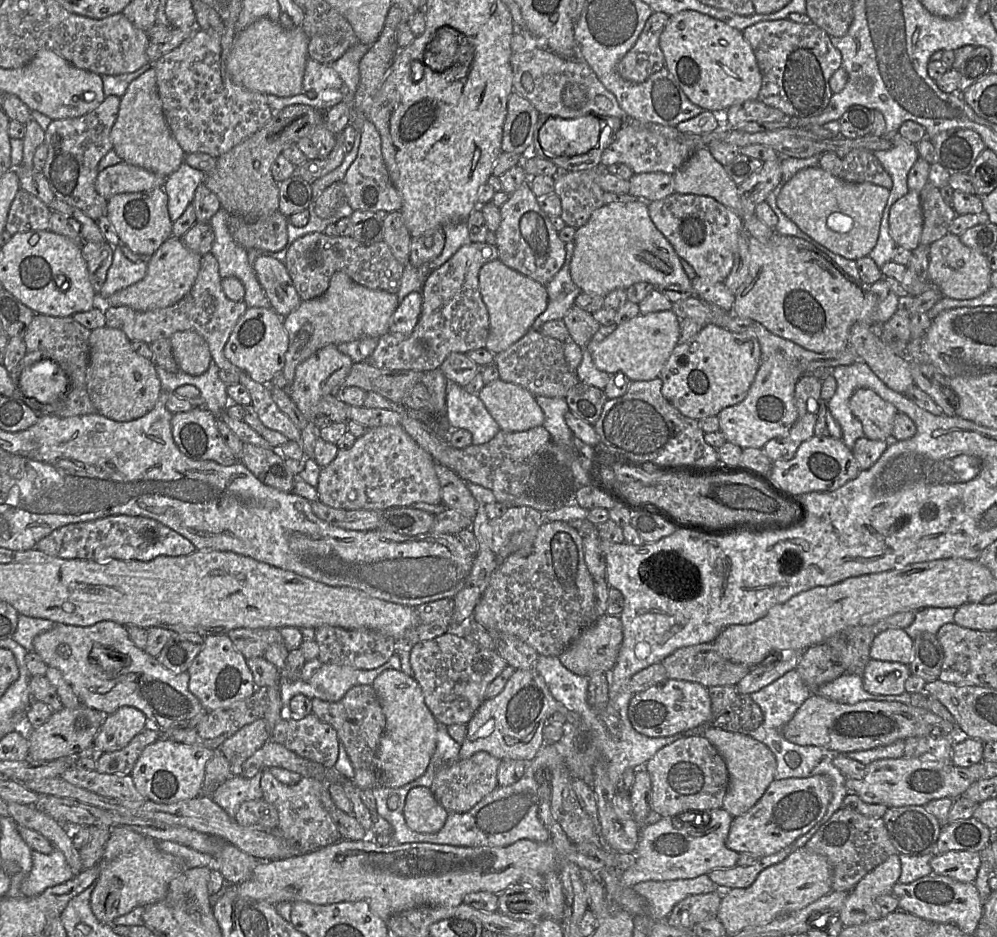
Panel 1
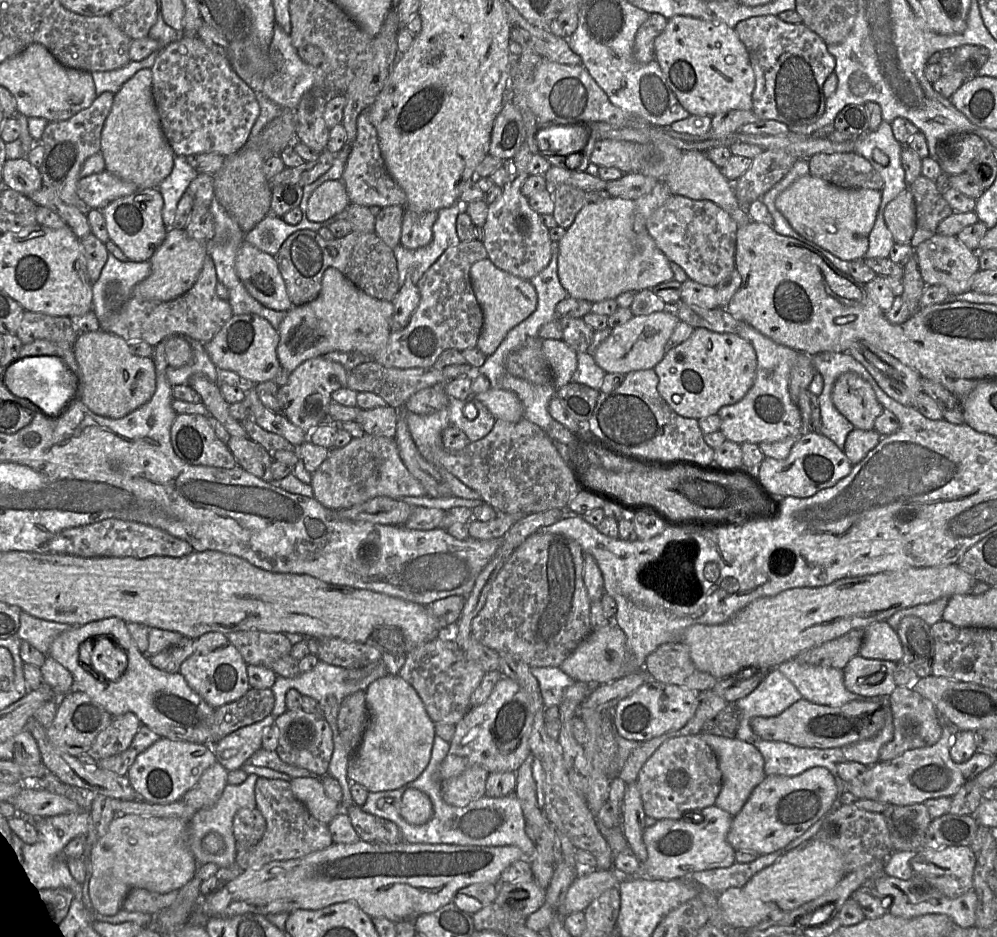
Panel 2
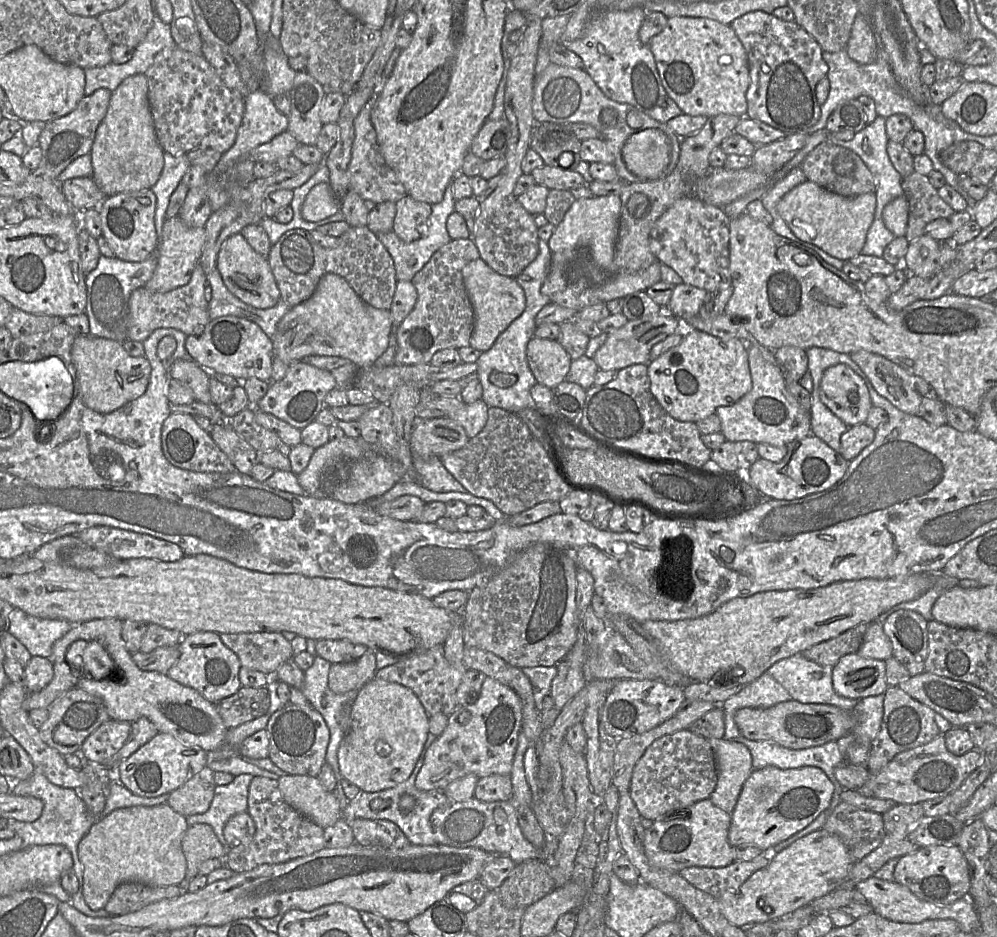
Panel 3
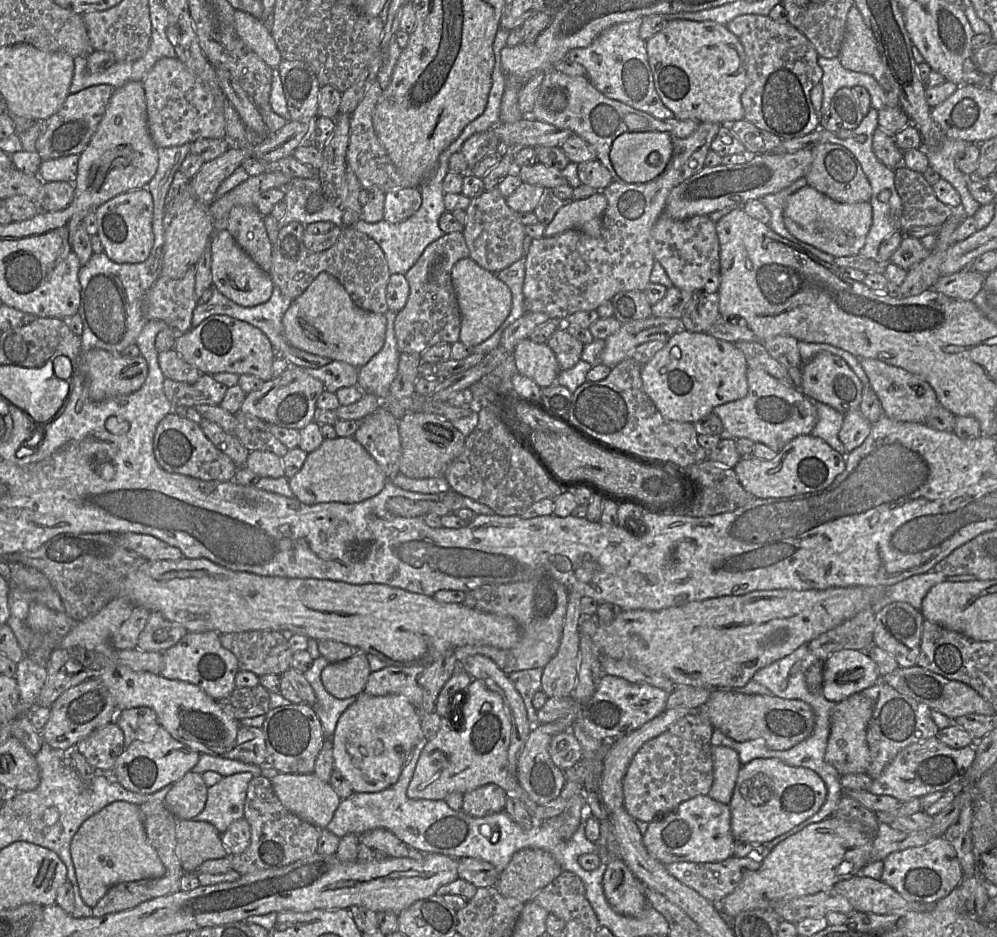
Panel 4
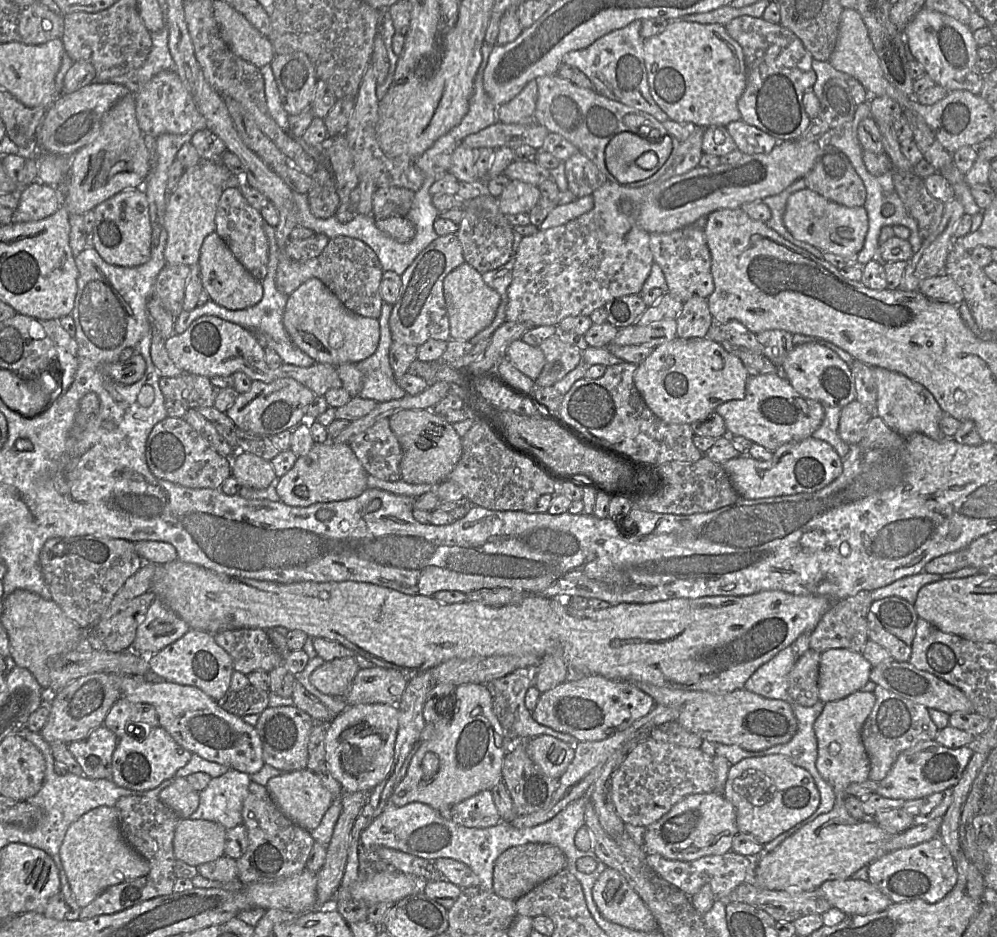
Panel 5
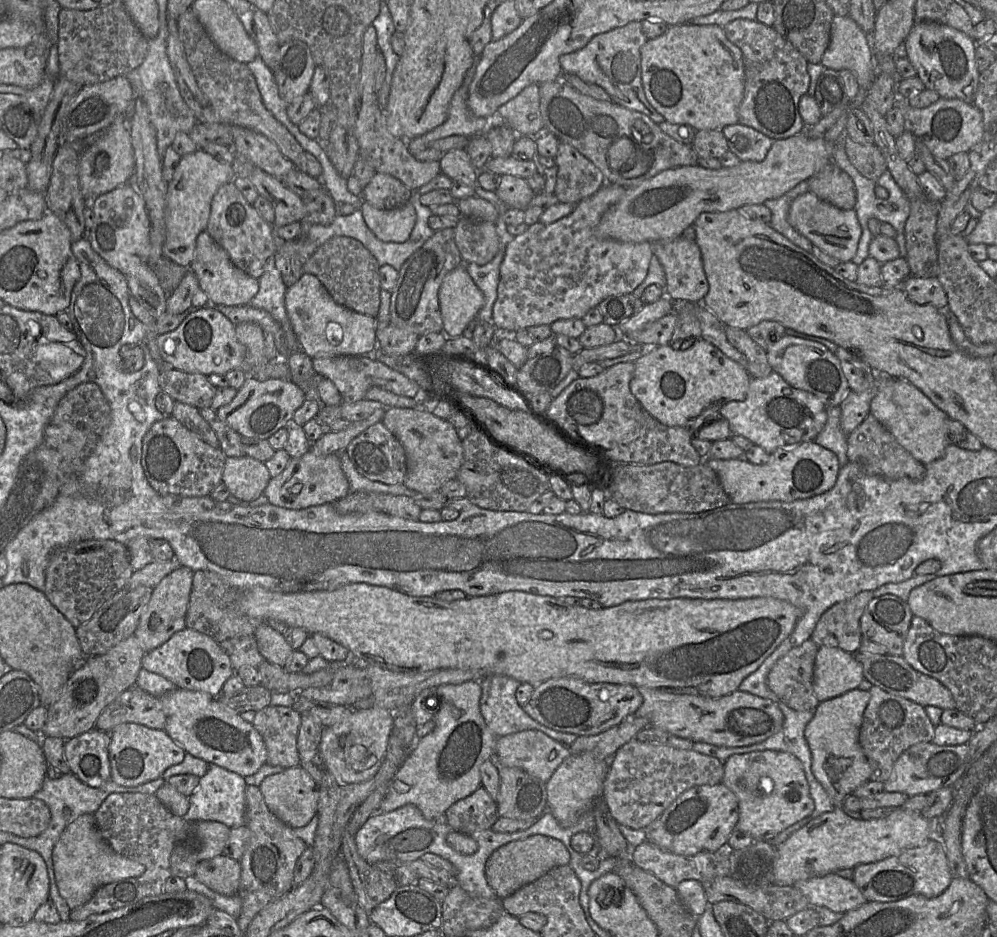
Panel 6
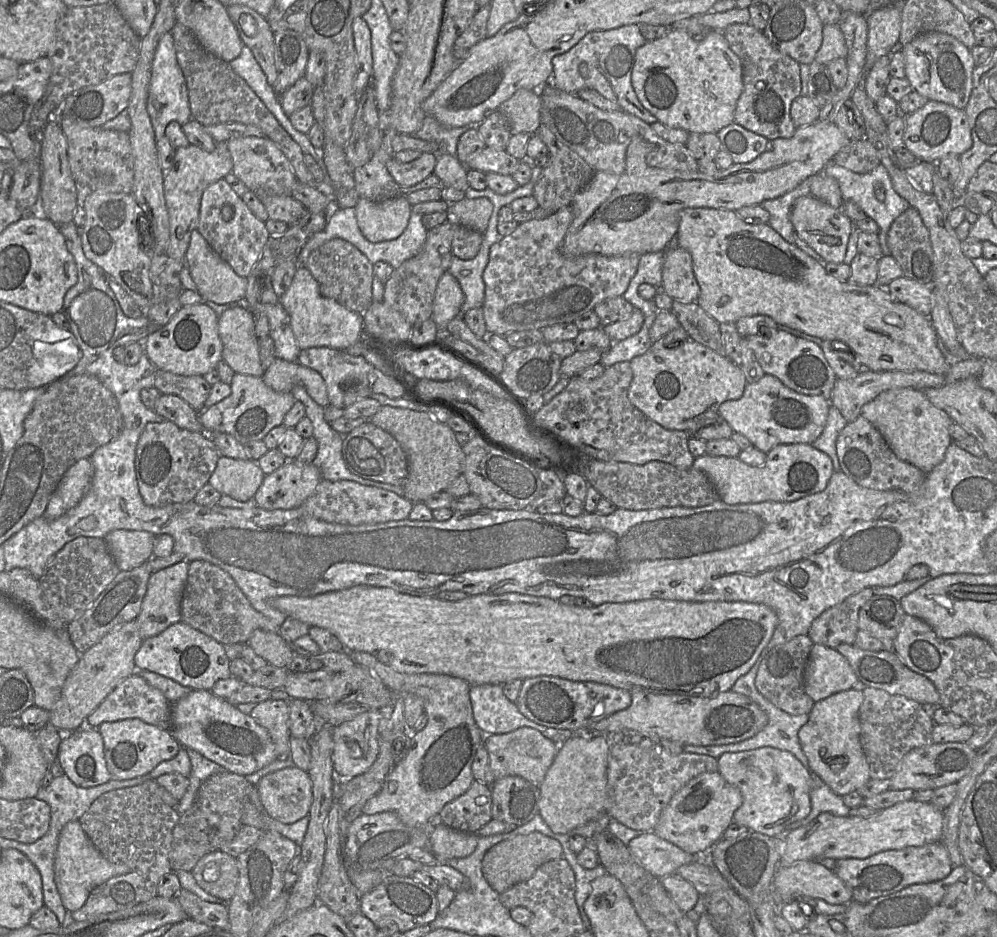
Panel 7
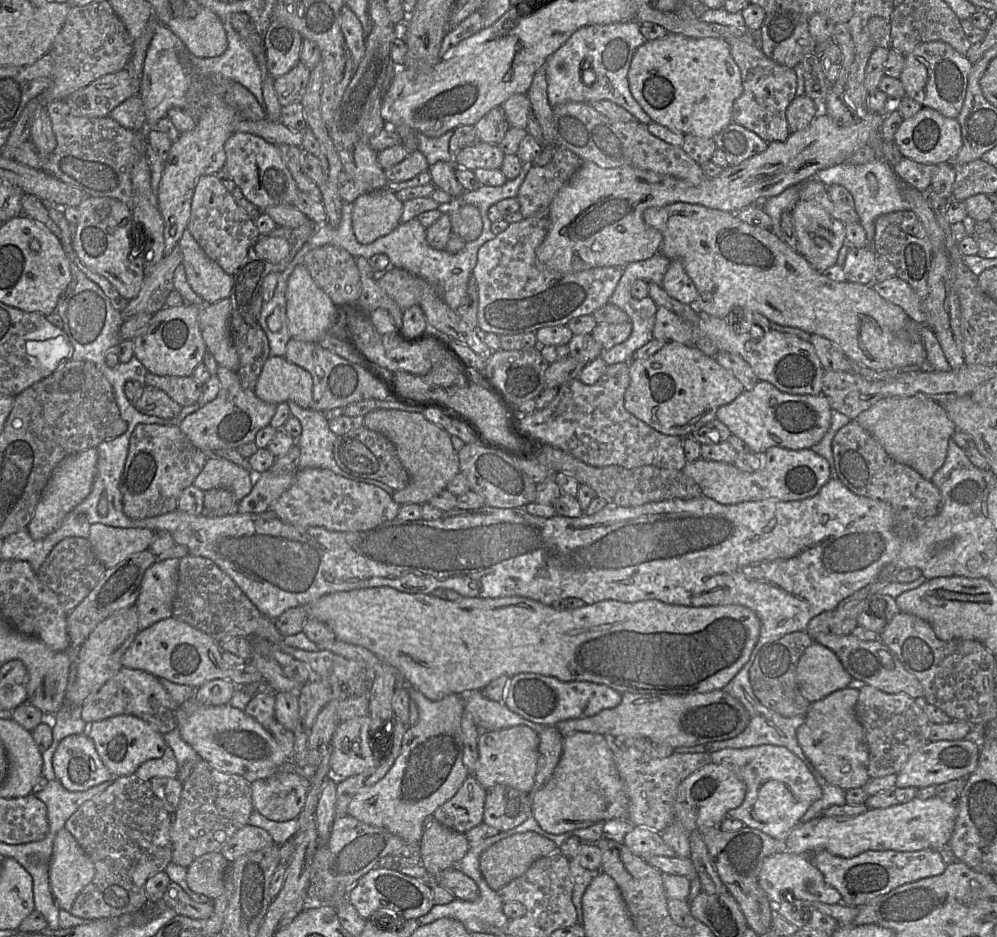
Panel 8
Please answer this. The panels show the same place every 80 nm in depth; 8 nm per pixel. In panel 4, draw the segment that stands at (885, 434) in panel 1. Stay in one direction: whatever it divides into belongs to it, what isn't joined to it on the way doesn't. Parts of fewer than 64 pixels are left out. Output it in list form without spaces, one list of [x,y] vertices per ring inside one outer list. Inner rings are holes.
[[[821,351],[801,366],[801,374],[798,389],[811,400],[829,405],[842,414],[860,409],[863,384],[841,357]]]

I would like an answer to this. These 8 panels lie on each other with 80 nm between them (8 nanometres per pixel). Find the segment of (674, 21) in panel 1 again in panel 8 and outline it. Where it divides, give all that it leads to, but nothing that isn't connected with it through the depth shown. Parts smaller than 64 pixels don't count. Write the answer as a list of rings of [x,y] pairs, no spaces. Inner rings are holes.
[[[668,32],[663,38],[647,40],[633,55],[628,71],[629,87],[633,97],[650,116],[661,124],[684,135],[714,138],[732,123],[732,107],[743,92],[741,72],[732,57],[730,45],[719,38],[689,38]]]

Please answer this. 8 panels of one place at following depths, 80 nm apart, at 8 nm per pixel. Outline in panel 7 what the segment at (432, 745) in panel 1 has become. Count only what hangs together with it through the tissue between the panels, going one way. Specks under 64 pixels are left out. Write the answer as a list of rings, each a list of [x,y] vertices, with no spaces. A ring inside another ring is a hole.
[[[368,710],[354,719],[334,726],[334,768],[339,780],[362,775],[374,764],[379,754],[378,710]]]

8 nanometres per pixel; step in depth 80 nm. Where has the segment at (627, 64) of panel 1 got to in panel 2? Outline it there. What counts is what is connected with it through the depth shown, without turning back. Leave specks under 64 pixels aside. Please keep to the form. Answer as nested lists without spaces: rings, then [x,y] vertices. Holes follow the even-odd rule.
[[[650,13],[649,18],[639,27],[634,40],[633,54],[637,62],[647,64],[655,59],[654,41],[667,25],[668,19],[660,13]]]

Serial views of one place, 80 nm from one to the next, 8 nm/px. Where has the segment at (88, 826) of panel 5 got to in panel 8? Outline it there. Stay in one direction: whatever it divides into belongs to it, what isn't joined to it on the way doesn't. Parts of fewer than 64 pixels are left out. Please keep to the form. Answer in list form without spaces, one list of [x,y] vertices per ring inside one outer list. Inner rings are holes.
[[[62,828],[55,839],[50,886],[60,909],[70,911],[82,889],[93,879],[95,866],[74,836]]]

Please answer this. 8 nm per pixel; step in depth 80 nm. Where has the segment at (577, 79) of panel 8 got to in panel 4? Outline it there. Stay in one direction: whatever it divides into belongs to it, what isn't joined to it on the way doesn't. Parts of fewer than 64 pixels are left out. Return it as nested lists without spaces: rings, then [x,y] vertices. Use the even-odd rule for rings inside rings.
[[[643,17],[614,25],[602,32],[589,46],[571,49],[567,58],[584,66],[587,71],[587,78],[598,91],[608,98],[619,100],[660,120],[667,120],[673,118],[674,113],[665,106],[655,89],[652,70],[648,61],[646,41],[639,36],[642,22]]]

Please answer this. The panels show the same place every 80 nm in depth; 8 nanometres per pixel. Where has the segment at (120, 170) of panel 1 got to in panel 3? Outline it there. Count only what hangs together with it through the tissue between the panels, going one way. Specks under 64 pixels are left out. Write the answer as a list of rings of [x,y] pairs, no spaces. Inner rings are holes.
[[[91,177],[68,179],[60,183],[61,190],[74,209],[99,209],[108,198]]]

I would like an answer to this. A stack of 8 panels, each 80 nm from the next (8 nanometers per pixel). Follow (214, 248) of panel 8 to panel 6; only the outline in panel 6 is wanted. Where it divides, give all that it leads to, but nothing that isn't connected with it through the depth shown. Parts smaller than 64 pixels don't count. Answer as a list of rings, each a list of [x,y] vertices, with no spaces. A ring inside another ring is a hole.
[[[233,183],[221,186],[213,197],[206,232],[228,253],[236,267],[258,280],[266,271],[270,257],[275,255],[279,239],[273,225],[262,218]]]

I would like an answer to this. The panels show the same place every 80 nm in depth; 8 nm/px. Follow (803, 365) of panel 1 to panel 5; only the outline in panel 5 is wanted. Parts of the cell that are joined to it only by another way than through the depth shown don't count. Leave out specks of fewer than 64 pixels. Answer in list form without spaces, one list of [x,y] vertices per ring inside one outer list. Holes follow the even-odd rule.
[[[782,372],[749,375],[742,400],[719,405],[715,413],[725,422],[728,436],[743,436],[774,452],[778,447],[810,437],[824,419],[824,405],[800,395]]]

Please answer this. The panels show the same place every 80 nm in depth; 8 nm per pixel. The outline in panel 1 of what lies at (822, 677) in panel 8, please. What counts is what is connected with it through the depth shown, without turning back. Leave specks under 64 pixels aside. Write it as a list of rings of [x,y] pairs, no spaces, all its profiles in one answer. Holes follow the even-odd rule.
[[[870,659],[861,677],[864,689],[871,694],[901,695],[911,674],[909,665]]]

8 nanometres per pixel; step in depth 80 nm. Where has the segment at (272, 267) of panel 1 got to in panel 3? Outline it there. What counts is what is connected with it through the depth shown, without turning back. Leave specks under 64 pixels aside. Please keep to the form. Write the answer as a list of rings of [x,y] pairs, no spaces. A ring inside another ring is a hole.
[[[235,234],[224,242],[218,253],[216,267],[228,290],[242,302],[255,308],[267,309],[280,301],[280,289],[268,258],[257,253],[242,234]]]

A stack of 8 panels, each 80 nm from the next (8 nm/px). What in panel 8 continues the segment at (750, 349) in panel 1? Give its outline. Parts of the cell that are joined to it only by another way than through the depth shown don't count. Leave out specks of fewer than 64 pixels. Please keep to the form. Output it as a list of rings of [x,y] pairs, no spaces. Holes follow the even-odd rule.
[[[669,341],[654,355],[631,361],[630,384],[624,395],[625,409],[666,435],[685,438],[716,418],[719,407],[732,402],[745,389],[715,359],[692,345]]]

